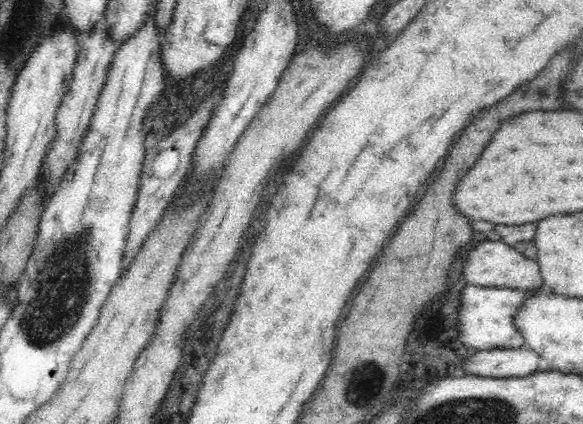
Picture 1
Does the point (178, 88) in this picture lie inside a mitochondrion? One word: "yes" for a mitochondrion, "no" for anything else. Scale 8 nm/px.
no

